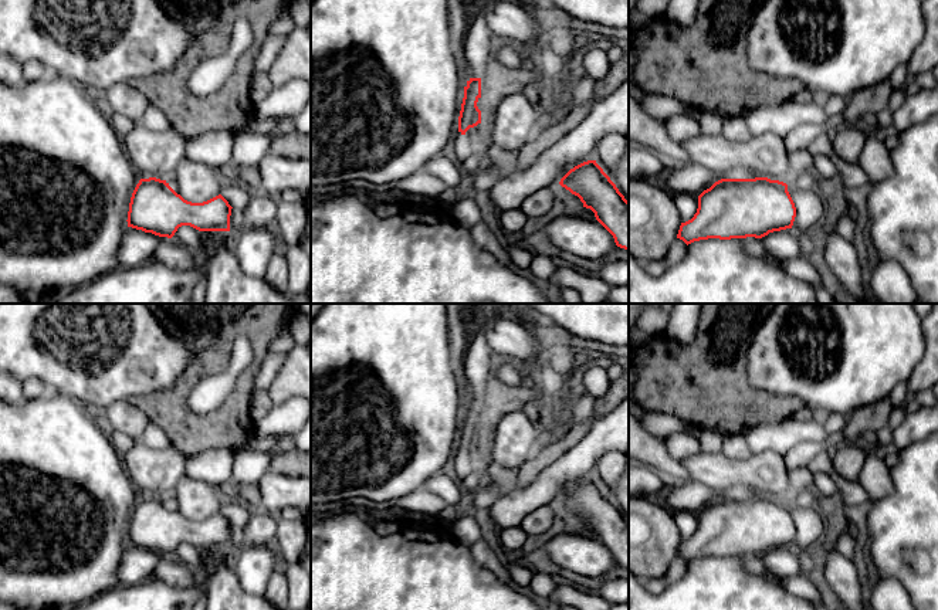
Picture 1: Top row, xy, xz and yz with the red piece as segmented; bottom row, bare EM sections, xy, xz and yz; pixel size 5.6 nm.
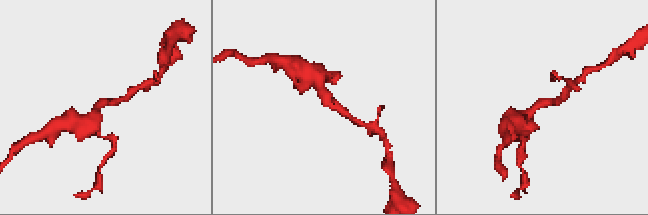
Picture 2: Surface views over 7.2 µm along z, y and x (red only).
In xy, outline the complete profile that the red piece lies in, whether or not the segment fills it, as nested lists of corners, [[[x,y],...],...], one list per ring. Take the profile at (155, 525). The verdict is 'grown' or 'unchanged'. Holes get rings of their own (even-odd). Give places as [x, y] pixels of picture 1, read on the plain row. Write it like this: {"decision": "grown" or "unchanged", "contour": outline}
{"decision": "unchanged", "contour": [[[140,497],[136,502],[128,529],[128,545],[172,556],[179,545],[190,543],[199,549],[230,549],[231,523],[221,514],[203,521],[192,521],[177,512],[166,498]]]}

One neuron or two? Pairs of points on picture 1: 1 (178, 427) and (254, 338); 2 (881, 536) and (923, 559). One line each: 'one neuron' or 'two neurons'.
1: one neuron
2: one neuron

